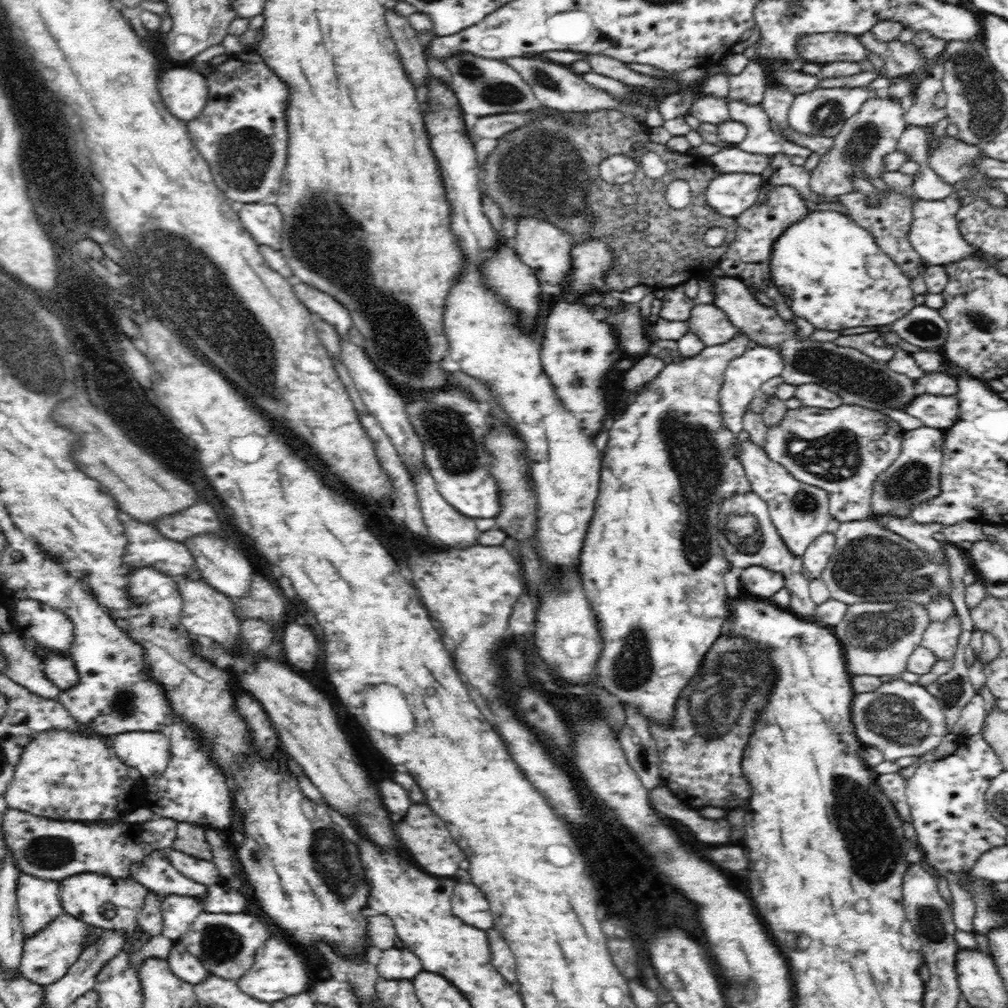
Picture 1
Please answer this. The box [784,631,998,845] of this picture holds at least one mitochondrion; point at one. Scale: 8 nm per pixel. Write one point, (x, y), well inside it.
(898, 719)

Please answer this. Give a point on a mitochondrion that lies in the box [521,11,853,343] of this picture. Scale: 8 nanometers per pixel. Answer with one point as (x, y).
(828, 115)

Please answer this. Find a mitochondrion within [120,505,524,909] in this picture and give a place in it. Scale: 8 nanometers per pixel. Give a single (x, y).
(335, 868)

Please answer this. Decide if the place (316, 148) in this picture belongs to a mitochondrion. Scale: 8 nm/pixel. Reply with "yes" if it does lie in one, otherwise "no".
no

